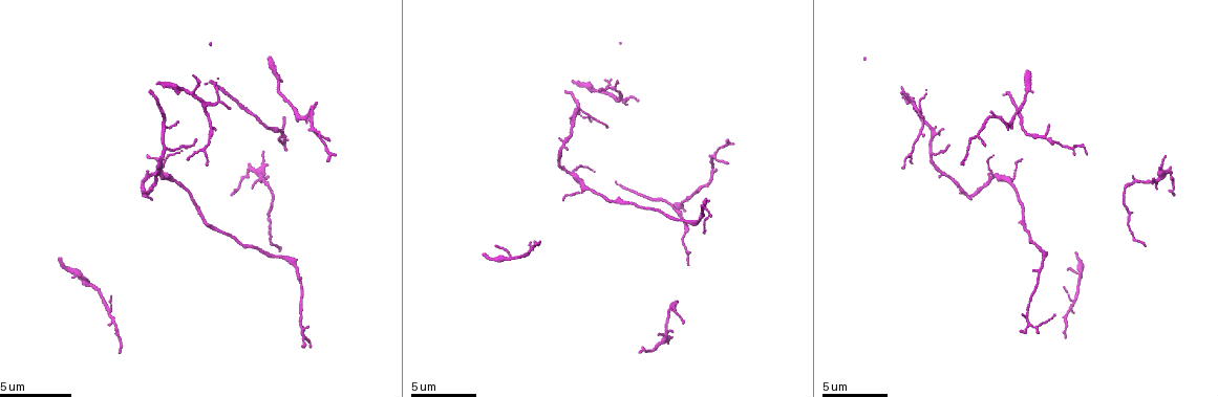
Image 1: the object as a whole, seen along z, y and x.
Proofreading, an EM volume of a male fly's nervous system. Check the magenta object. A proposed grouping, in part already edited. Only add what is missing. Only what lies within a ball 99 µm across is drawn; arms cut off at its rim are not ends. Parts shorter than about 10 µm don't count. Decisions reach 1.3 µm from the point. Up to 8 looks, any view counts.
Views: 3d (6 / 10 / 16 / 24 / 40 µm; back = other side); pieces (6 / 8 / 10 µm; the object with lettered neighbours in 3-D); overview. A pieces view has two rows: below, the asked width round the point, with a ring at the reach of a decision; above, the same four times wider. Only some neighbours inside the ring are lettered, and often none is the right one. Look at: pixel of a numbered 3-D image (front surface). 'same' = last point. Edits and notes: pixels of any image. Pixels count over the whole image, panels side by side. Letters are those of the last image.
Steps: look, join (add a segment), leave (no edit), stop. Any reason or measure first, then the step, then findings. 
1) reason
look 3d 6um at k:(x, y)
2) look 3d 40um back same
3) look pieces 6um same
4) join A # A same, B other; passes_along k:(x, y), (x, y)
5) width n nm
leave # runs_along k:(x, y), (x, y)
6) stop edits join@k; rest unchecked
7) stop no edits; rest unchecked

thin end
look pieces 10um at 1:(1064, 336)

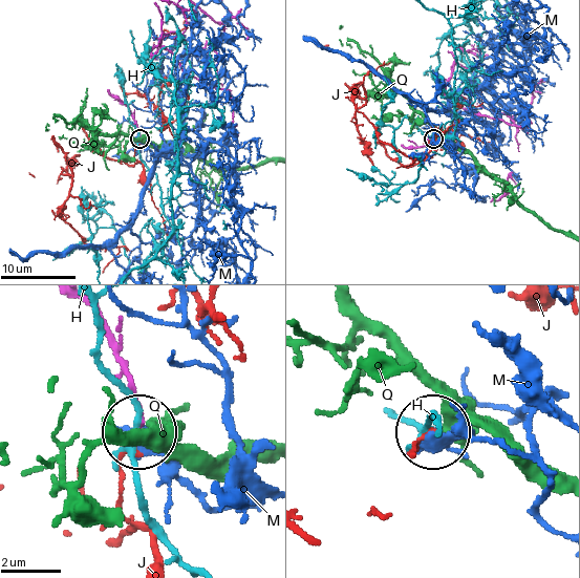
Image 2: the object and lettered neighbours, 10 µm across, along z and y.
width 140 nm
leave # H other, J other, M other, Q other; no lettered segment goes on from it

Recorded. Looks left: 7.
free end
look pieces 10um at 1:(703, 233)

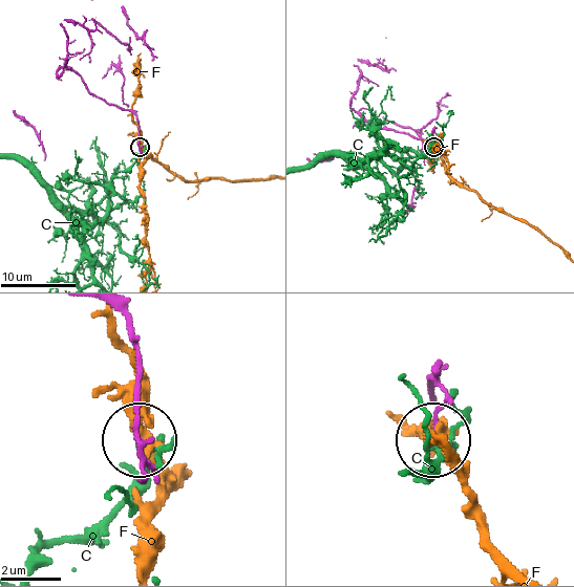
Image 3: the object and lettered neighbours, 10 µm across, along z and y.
leave # C other, F other; none of them fits

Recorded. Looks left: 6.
an open end
look pieces 10um at 1:(727, 141)

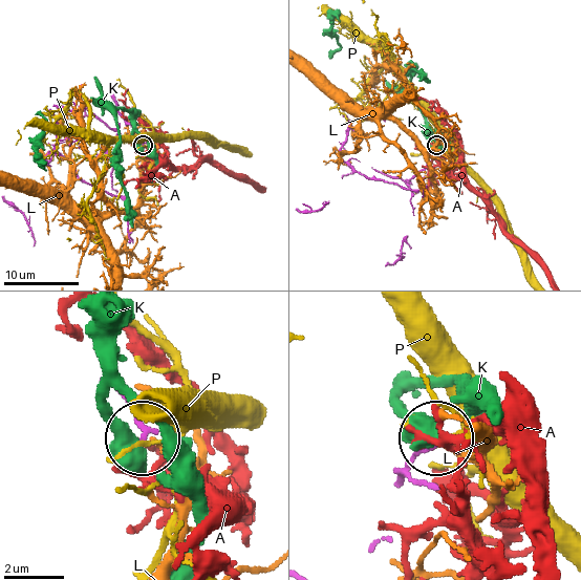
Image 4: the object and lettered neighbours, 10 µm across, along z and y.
width 190 nm
leave # A other, K other, L other, P other; no lettered segment goes on from it

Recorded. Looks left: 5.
free end
look 3d 10um at 1:(188, 156)

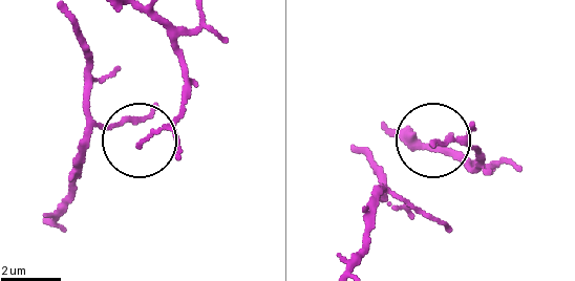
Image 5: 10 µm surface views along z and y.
see the neighbours
look pieces 8um at 5:(139, 144)

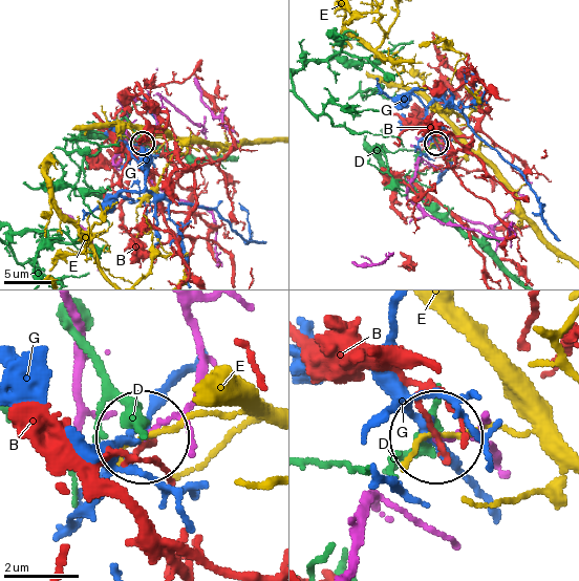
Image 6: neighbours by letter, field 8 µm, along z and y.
leave # B other, D other, E other, G other; none of them fits

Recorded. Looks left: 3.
stop no edits; rest unchecked

